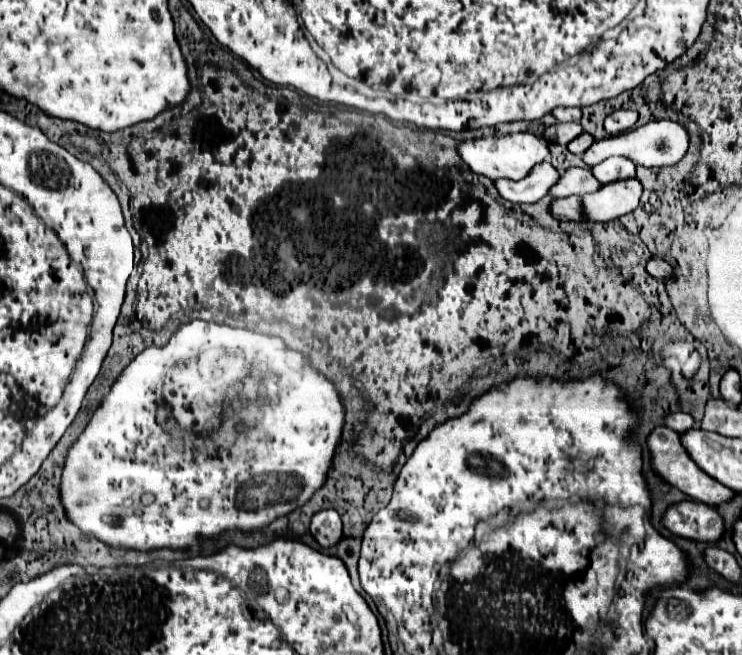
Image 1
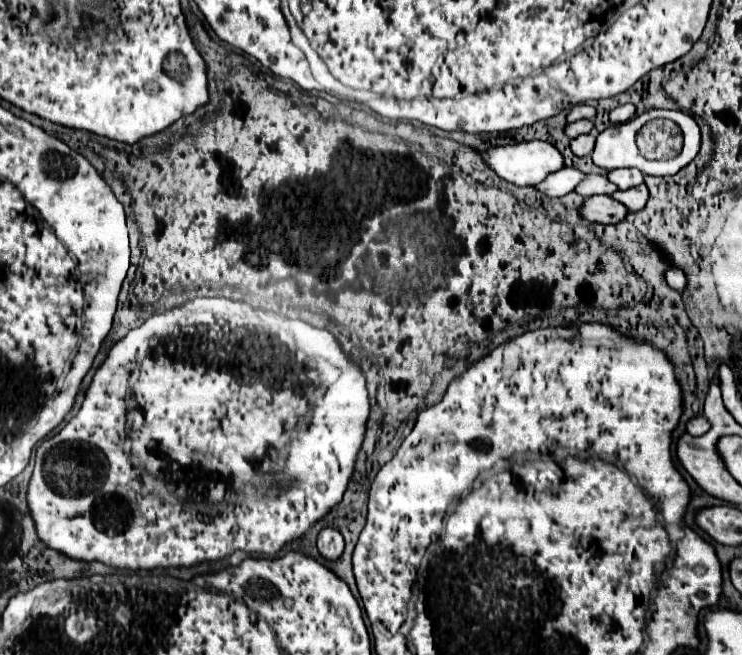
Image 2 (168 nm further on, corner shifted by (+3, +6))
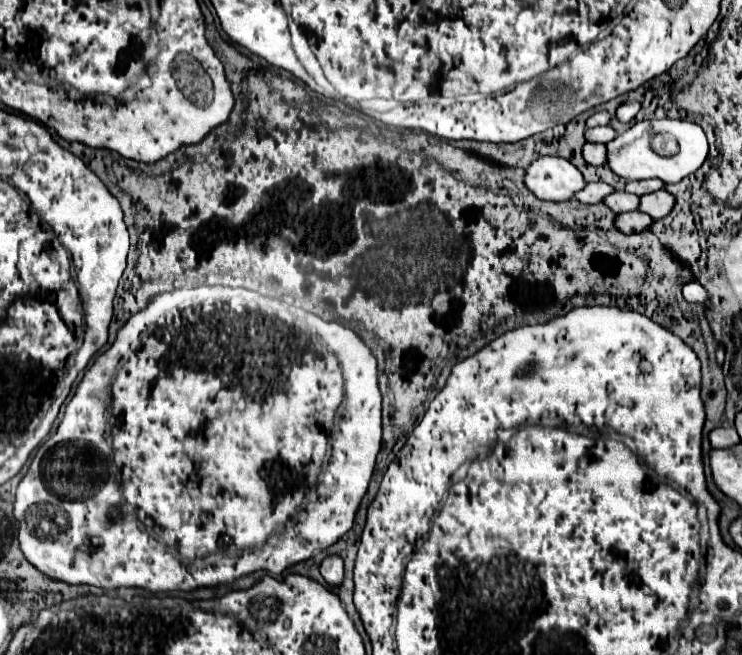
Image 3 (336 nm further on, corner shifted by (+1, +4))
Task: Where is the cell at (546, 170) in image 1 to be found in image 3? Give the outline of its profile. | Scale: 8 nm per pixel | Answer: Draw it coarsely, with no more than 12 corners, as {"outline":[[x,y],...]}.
{"outline":[[587,182],[575,194],[583,204],[599,204],[613,188],[603,182]]}

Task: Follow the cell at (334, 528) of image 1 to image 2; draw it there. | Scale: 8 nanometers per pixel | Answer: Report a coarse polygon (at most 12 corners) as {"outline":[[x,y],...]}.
{"outline":[[325,528],[317,548],[325,560],[343,554],[343,536],[339,530]]}

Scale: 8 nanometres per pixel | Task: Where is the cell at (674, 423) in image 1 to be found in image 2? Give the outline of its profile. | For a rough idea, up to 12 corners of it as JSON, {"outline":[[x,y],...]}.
{"outline":[[703,416],[689,420],[687,432],[701,436],[709,432],[711,424]]}

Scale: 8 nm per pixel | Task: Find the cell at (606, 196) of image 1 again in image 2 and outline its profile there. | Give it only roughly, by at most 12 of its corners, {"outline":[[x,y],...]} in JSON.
{"outline":[[645,184],[619,190],[613,198],[631,212],[643,210],[649,200]]}

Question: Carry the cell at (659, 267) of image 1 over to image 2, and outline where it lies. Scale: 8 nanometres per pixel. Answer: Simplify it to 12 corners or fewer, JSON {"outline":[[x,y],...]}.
{"outline":[[679,268],[665,272],[667,284],[677,292],[687,286],[687,276]]}

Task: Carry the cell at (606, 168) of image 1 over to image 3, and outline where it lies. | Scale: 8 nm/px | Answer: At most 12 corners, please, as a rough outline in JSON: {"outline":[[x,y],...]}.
{"outline":[[659,180],[627,182],[625,192],[643,196],[661,190]]}

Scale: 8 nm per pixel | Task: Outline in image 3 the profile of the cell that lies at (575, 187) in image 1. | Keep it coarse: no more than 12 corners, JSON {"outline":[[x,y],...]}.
{"outline":[[611,192],[603,198],[615,214],[637,210],[639,196]]}

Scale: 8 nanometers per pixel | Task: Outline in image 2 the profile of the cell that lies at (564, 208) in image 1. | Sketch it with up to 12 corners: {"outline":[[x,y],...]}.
{"outline":[[591,196],[581,206],[589,222],[619,224],[629,208],[611,196]]}

